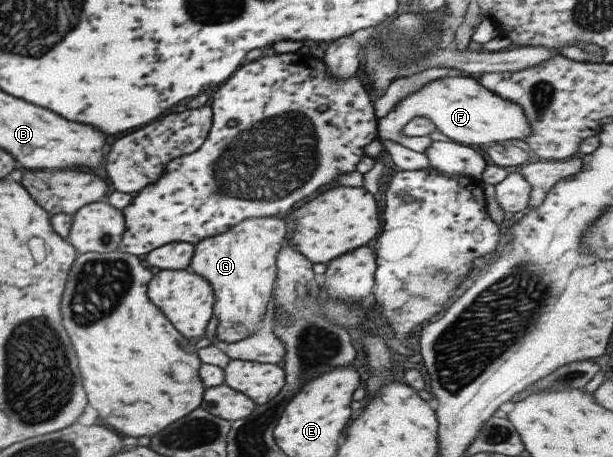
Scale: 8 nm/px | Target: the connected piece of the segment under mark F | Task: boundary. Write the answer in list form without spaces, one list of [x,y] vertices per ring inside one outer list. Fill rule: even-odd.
[[[443,76],[439,79],[433,79],[421,89],[409,92],[409,95],[403,96],[401,100],[395,103],[392,111],[387,115],[377,119],[376,139],[391,140],[399,144],[407,144],[416,150],[422,150],[419,147],[418,139],[408,139],[403,133],[401,128],[413,117],[425,117],[429,119],[435,129],[446,135],[452,141],[458,144],[468,145],[481,143],[491,145],[496,141],[507,141],[507,139],[523,139],[529,131],[529,123],[523,115],[521,107],[515,105],[511,101],[506,101],[493,95],[491,91],[487,91],[485,87],[481,87],[475,79],[471,77],[457,77]]]

